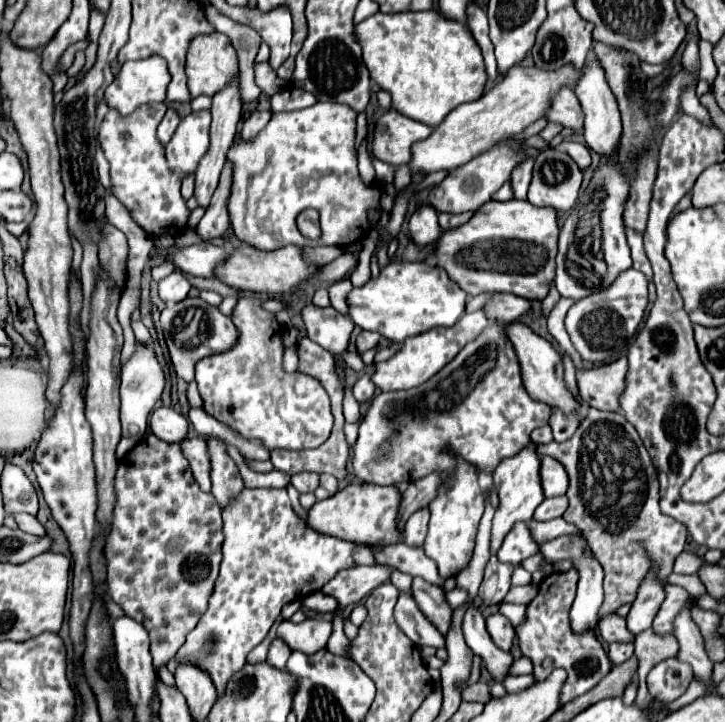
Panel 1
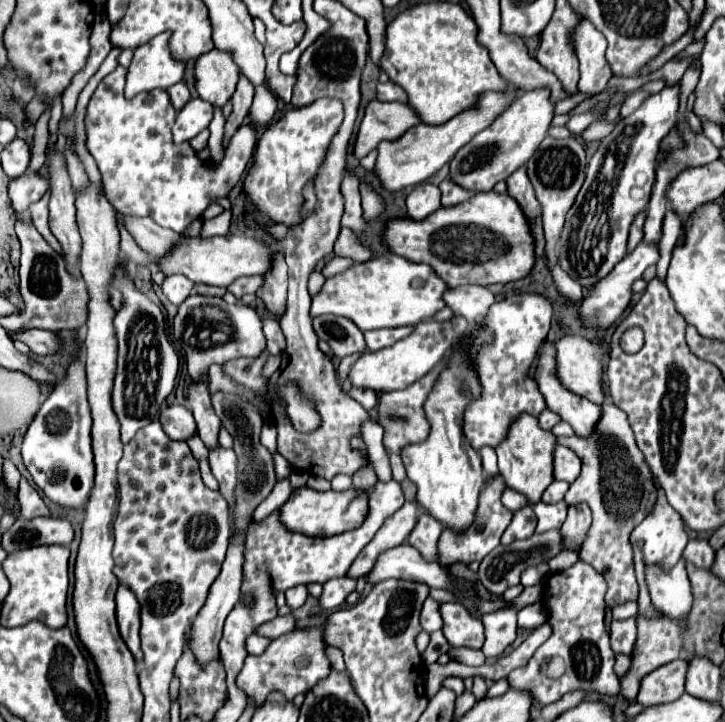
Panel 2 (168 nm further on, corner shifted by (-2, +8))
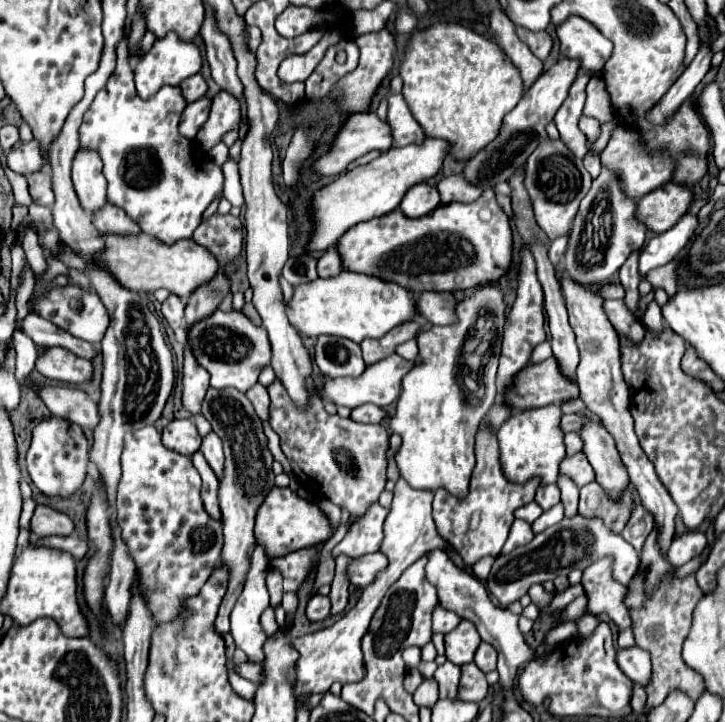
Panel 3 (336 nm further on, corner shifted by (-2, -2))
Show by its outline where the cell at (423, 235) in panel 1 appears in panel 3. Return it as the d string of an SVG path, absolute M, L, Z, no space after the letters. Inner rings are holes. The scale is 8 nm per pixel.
M417 183L417 187L411 187L409 193L405 193L399 207L407 217L423 217L439 207L439 191L429 183Z

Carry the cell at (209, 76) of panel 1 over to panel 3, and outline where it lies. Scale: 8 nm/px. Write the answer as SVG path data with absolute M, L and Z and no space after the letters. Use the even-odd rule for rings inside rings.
M219 91L213 97L211 115L205 125L197 131L197 143L203 151L211 151L225 133L239 129L241 123L241 103L227 91Z

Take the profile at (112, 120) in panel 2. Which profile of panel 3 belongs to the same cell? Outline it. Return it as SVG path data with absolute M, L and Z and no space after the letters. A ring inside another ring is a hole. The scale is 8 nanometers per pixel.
M125 41L117 47L117 67L111 73L107 85L97 93L91 103L85 119L81 123L81 145L93 147L99 151L103 159L103 175L107 179L107 199L121 207L143 233L163 241L175 243L177 239L189 239L193 231L199 227L201 217L209 203L223 191L223 173L211 159L203 159L197 155L197 149L185 139L177 125L187 101L181 95L179 87L165 85L153 97L139 99L133 83L133 69L125 63Z

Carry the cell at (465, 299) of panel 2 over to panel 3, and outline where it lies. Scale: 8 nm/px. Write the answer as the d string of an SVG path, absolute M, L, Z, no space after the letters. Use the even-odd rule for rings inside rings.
M423 291L417 297L417 315L433 325L449 325L455 323L457 317L453 315L455 297L451 293L435 293L435 291Z

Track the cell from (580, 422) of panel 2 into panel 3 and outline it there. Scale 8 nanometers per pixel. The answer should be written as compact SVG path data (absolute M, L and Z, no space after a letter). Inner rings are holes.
M589 421L589 427L579 435L583 439L583 453L595 469L595 481L607 491L609 499L619 501L629 487L629 475L617 453L613 437L605 427L593 421Z

